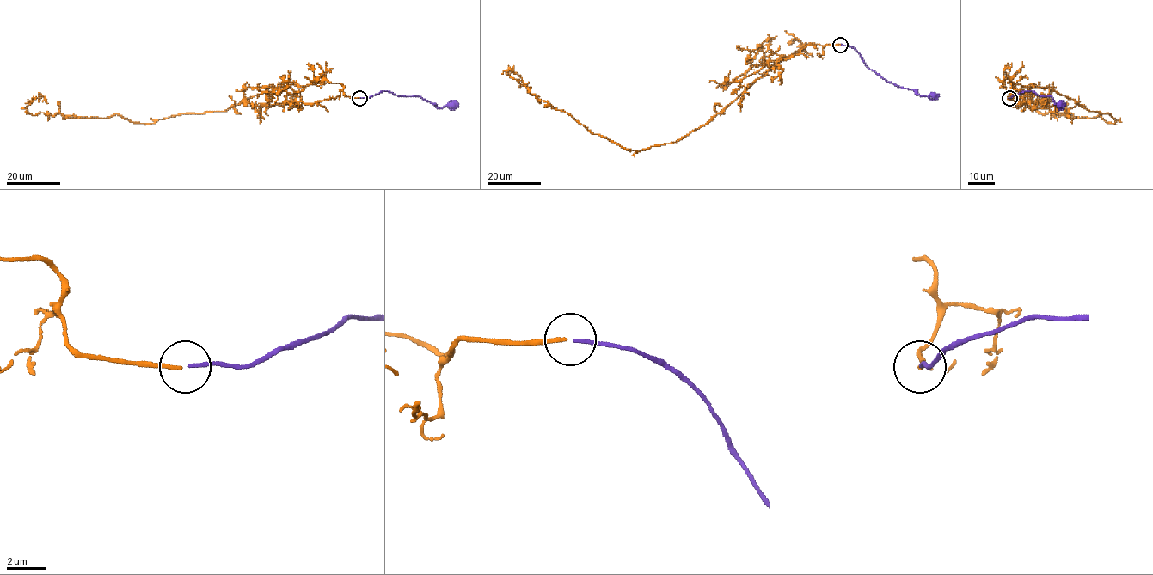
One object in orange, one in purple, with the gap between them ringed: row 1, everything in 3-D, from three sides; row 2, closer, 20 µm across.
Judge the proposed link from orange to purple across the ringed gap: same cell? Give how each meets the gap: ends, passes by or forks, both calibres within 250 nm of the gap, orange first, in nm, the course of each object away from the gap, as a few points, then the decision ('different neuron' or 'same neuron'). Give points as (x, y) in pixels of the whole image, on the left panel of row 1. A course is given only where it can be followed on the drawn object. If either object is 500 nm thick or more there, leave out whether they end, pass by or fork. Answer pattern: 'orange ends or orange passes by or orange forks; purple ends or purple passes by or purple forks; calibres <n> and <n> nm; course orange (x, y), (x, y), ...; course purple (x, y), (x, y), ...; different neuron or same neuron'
orange ends; purple ends; calibres 200 and 180 nm; course orange (359, 98), (321, 81), (271, 87), (225, 111), (147, 124), (26, 109), (37, 97), (47, 103); course purple (360, 98), (389, 91), (401, 96), (419, 96), (438, 107), (453, 106); different neuron

